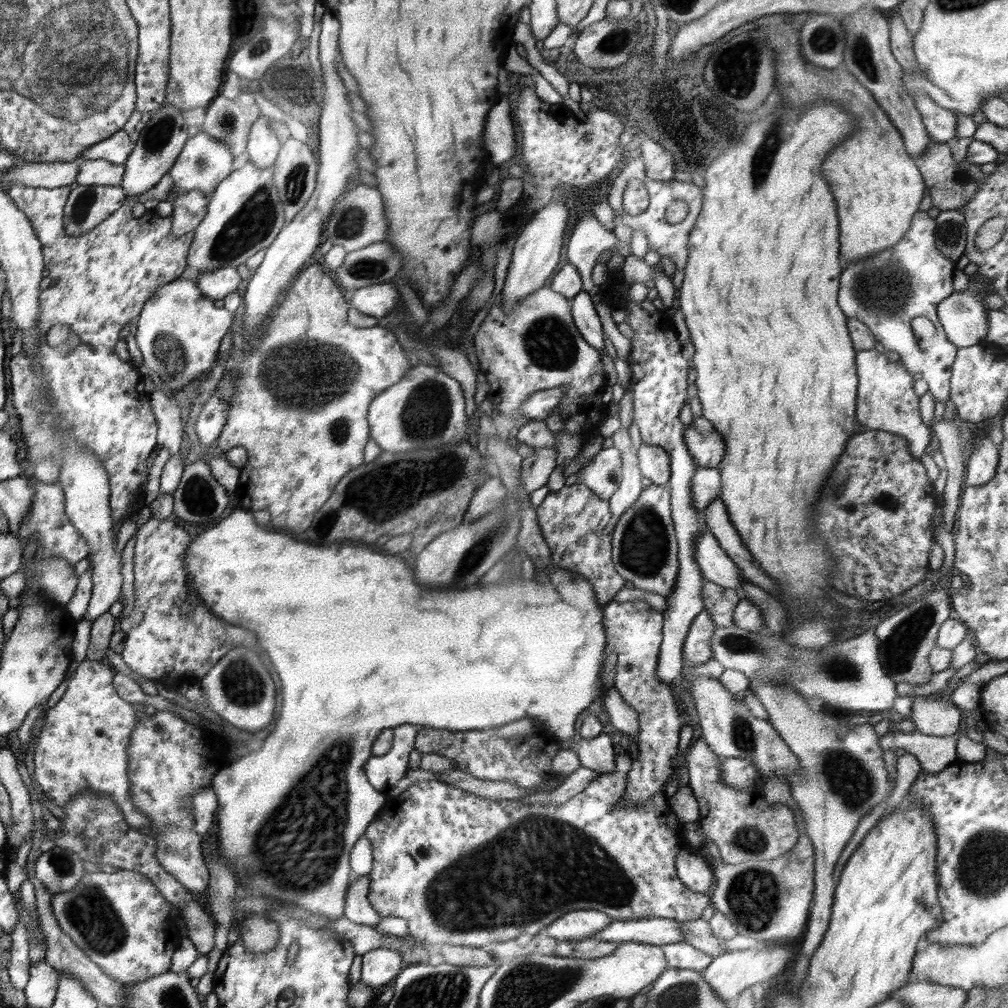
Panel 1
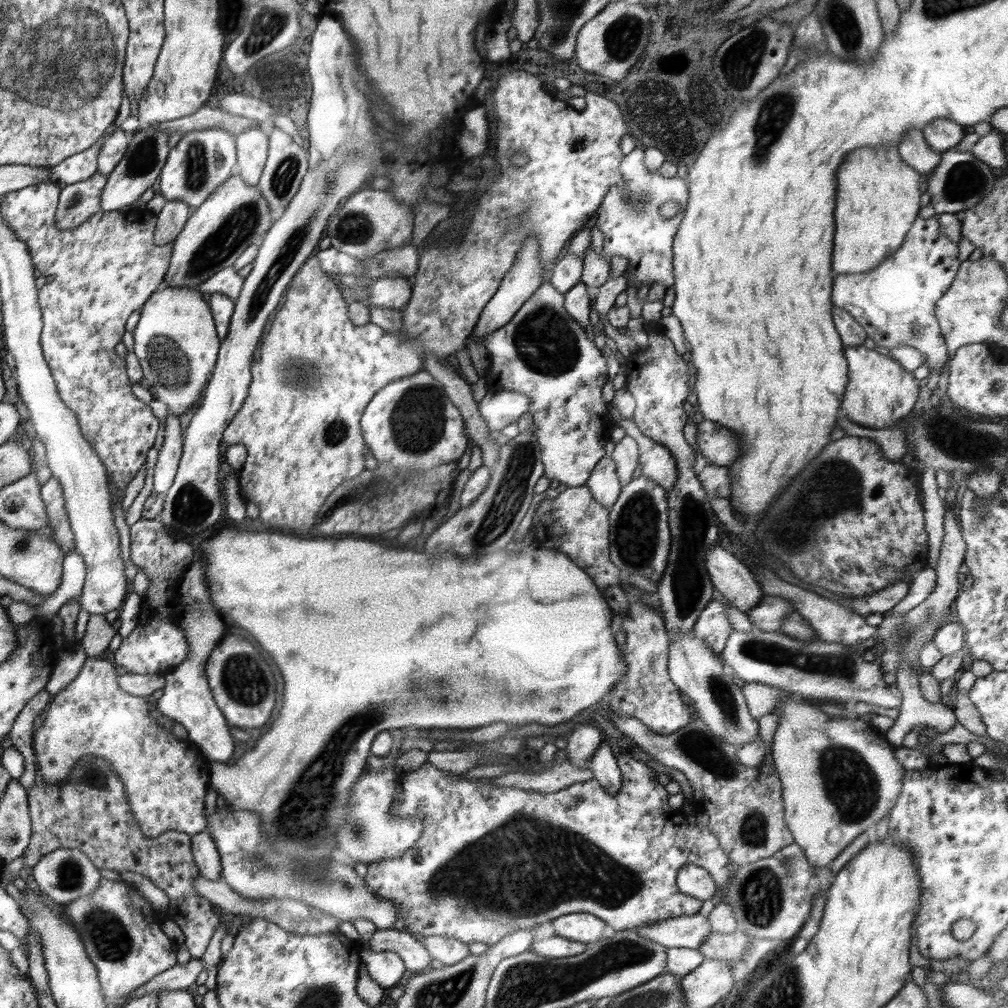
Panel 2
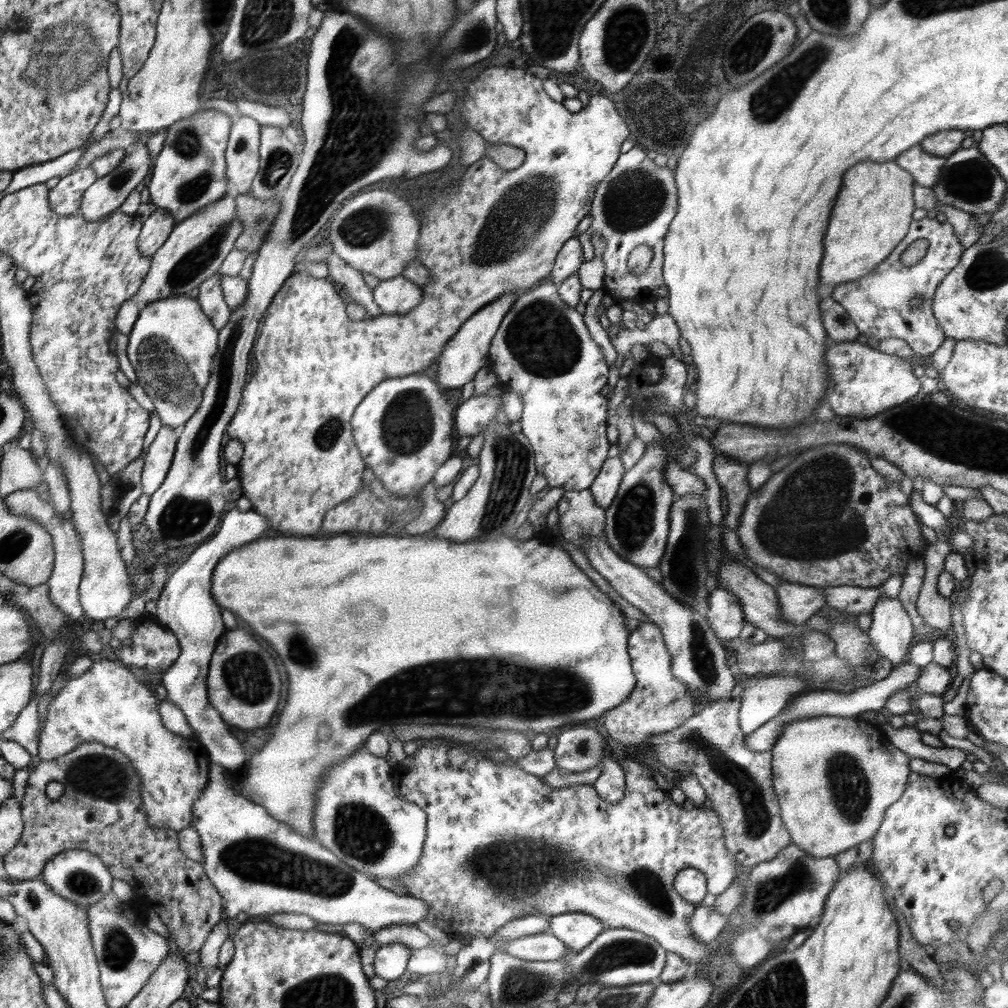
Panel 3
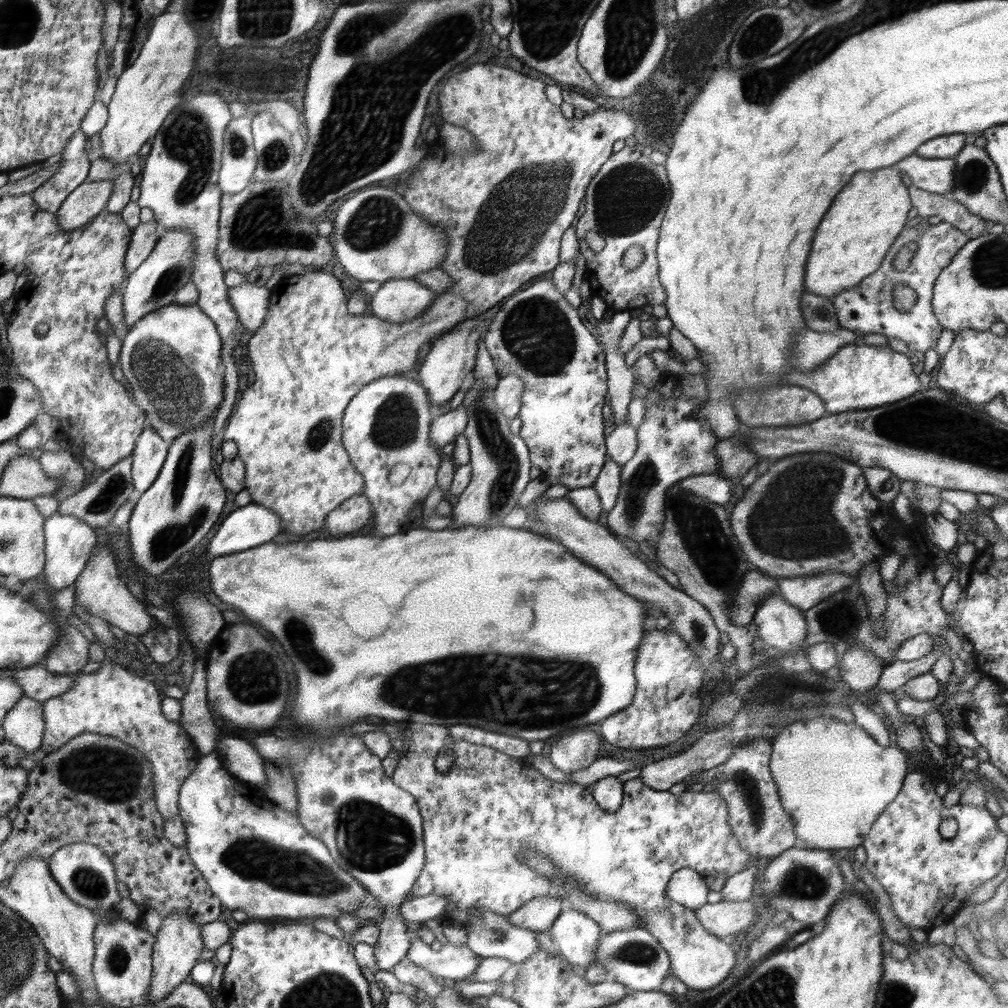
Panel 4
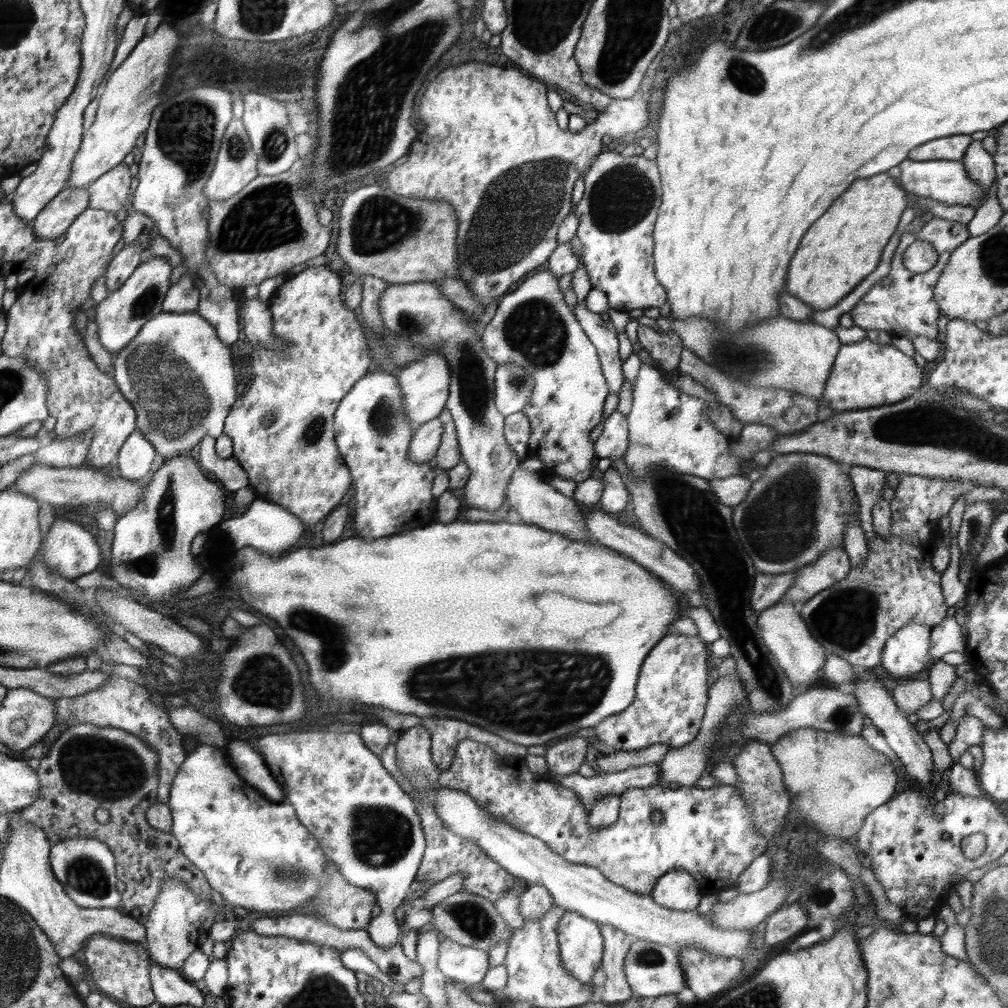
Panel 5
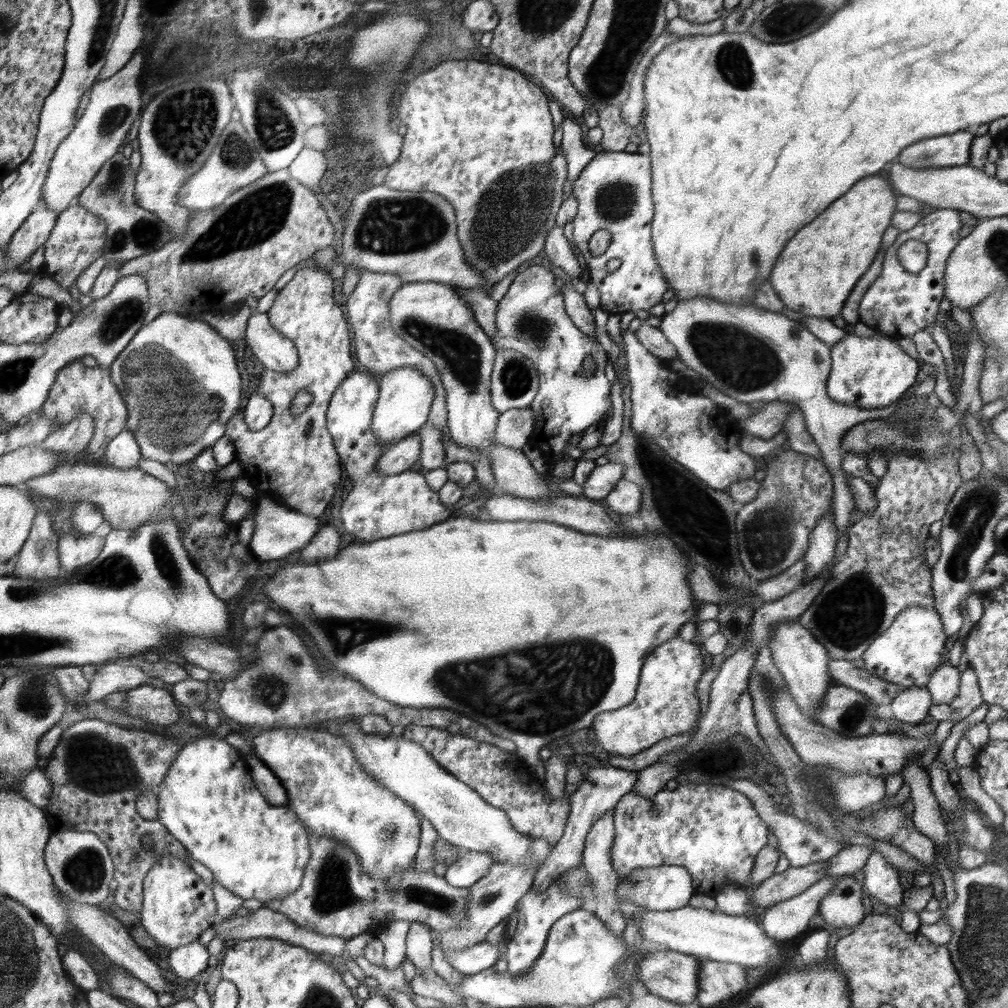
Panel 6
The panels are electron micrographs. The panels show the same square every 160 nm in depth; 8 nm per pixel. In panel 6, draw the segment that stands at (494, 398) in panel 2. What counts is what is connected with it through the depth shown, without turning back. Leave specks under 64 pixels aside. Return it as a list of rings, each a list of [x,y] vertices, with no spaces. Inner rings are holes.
[[[418,432],[409,434],[383,450],[374,472],[380,476],[401,474],[420,460],[420,453],[421,436]]]

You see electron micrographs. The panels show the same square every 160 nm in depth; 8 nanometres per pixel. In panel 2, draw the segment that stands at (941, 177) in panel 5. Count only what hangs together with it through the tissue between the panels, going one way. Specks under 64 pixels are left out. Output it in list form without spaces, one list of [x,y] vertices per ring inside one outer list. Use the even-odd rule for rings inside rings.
[[[910,129],[897,146],[900,158],[922,176],[932,172],[941,159],[941,153],[932,150],[924,139],[921,130]]]

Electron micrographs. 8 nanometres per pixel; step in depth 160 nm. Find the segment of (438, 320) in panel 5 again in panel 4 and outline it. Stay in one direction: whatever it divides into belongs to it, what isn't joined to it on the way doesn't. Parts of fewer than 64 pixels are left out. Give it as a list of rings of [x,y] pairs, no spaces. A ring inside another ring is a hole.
[[[415,278],[384,281],[376,294],[368,296],[370,310],[383,321],[402,324],[427,311],[437,293]],[[474,376],[474,383],[465,389],[460,406],[468,414],[464,436],[468,439],[471,480],[462,494],[452,502],[452,523],[448,527],[501,526],[504,517],[518,506],[518,499],[530,482],[531,460],[523,438],[512,434],[510,420],[500,413],[492,390],[483,388]]]

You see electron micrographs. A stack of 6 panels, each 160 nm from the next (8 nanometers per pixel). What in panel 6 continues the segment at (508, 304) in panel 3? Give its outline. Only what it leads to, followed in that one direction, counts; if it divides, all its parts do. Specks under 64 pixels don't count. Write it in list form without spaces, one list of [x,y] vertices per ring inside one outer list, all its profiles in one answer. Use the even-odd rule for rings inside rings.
[[[397,367],[388,374],[384,374],[379,378],[378,401],[372,413],[371,429],[374,437],[383,446],[392,446],[405,436],[416,433],[427,422],[434,397],[435,390],[430,384],[430,379],[420,374],[420,370]]]

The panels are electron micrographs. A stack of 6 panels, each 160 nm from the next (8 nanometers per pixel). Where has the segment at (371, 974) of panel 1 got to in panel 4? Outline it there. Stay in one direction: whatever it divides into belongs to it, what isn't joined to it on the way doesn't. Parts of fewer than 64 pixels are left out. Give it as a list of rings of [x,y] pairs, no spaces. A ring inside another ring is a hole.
[[[340,732],[333,736],[304,736],[298,740],[260,736],[251,743],[264,760],[286,763],[293,770],[298,799],[296,815],[302,827],[323,842],[331,858],[364,886],[368,896],[384,906],[383,918],[376,923],[379,939],[374,946],[374,956],[378,970],[392,970],[407,957],[411,943],[399,906],[412,891],[426,861],[423,824],[416,799],[384,773],[382,759],[368,750],[360,735]]]

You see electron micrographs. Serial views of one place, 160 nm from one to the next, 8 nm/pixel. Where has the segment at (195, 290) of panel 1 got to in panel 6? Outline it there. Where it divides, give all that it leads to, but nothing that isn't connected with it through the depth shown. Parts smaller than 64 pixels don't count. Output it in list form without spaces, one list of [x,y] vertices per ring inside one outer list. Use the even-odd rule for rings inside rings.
[[[178,312],[160,313],[154,320],[146,322],[138,329],[138,332],[132,338],[132,341],[122,350],[116,361],[111,365],[109,377],[112,384],[120,391],[122,399],[126,404],[128,412],[127,426],[128,430],[134,433],[135,439],[139,444],[143,458],[158,460],[162,464],[174,462],[174,464],[185,464],[202,450],[211,447],[220,437],[225,435],[227,422],[230,418],[242,408],[242,378],[238,372],[236,356],[232,342],[220,336],[220,333],[212,328],[207,322],[200,319],[189,319],[187,316],[181,316]]]

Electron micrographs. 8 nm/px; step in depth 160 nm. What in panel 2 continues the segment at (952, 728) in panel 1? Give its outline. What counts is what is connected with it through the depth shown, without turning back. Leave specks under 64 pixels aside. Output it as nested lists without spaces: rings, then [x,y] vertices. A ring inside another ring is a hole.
[[[905,660],[899,664],[898,670],[895,673],[897,678],[895,685],[901,690],[902,700],[899,716],[896,718],[894,725],[885,733],[887,741],[893,747],[902,747],[904,736],[916,728],[933,728],[936,732],[945,733],[958,724],[954,715],[954,709],[950,708],[943,701],[932,704],[922,696],[919,687],[919,675],[911,670]]]

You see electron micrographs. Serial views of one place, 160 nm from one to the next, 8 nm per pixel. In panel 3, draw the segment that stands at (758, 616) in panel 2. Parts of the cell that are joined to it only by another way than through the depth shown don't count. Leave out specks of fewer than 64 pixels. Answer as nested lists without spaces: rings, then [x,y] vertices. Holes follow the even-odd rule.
[[[782,580],[775,591],[780,603],[780,615],[784,621],[796,626],[803,626],[810,617],[827,606],[821,587]]]

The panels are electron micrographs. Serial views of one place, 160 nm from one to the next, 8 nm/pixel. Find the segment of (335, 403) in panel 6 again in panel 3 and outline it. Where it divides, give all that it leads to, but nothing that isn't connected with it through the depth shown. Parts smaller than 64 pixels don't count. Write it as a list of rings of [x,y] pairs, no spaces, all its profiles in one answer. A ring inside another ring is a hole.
[[[423,373],[380,382],[362,398],[351,419],[365,468],[370,468],[385,490],[396,496],[420,492],[440,465],[452,457],[456,441],[454,412],[435,380]]]

